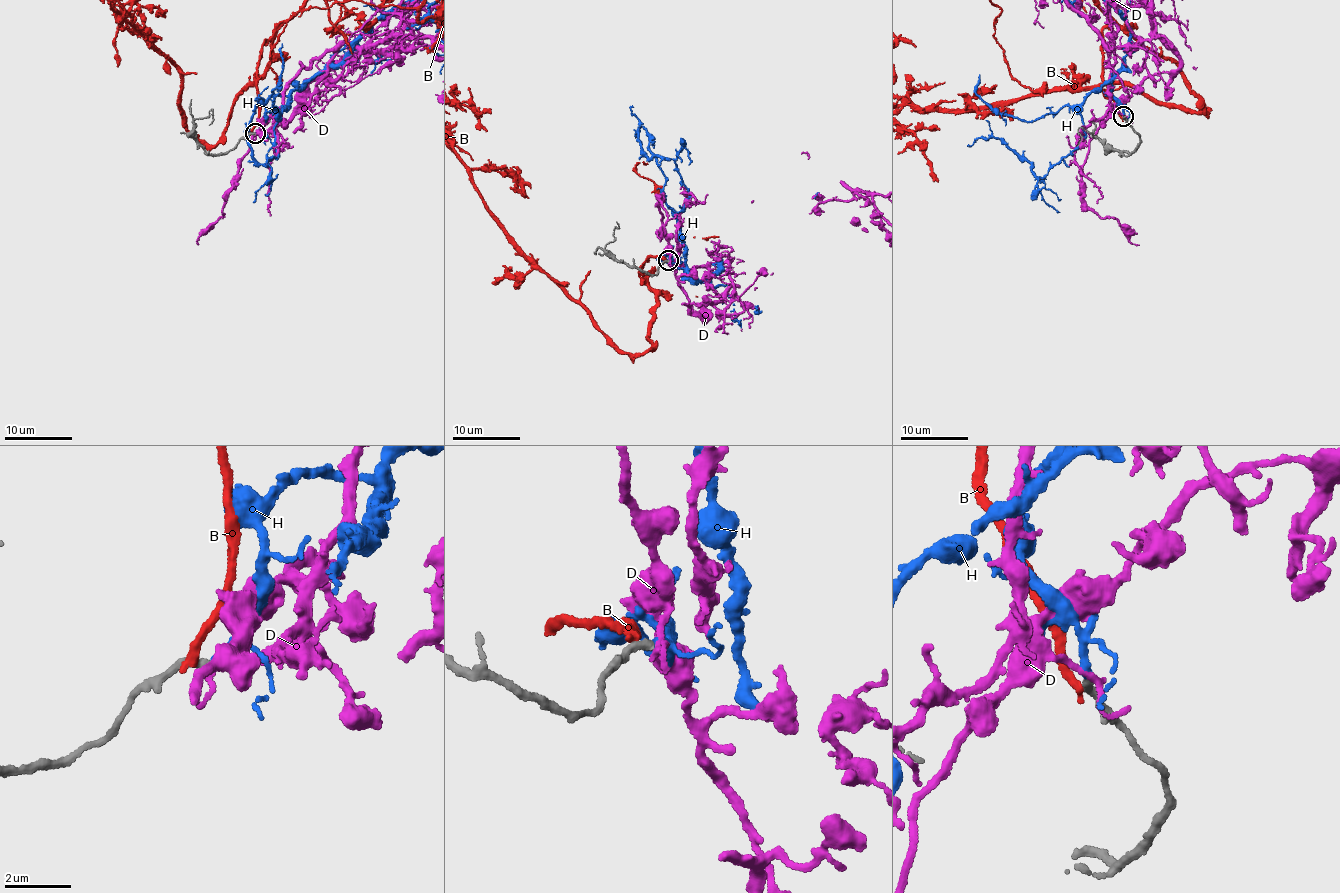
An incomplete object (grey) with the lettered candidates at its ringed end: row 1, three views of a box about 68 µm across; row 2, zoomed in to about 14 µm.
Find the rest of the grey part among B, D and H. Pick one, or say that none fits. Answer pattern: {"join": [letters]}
{"join": ["H"]}

